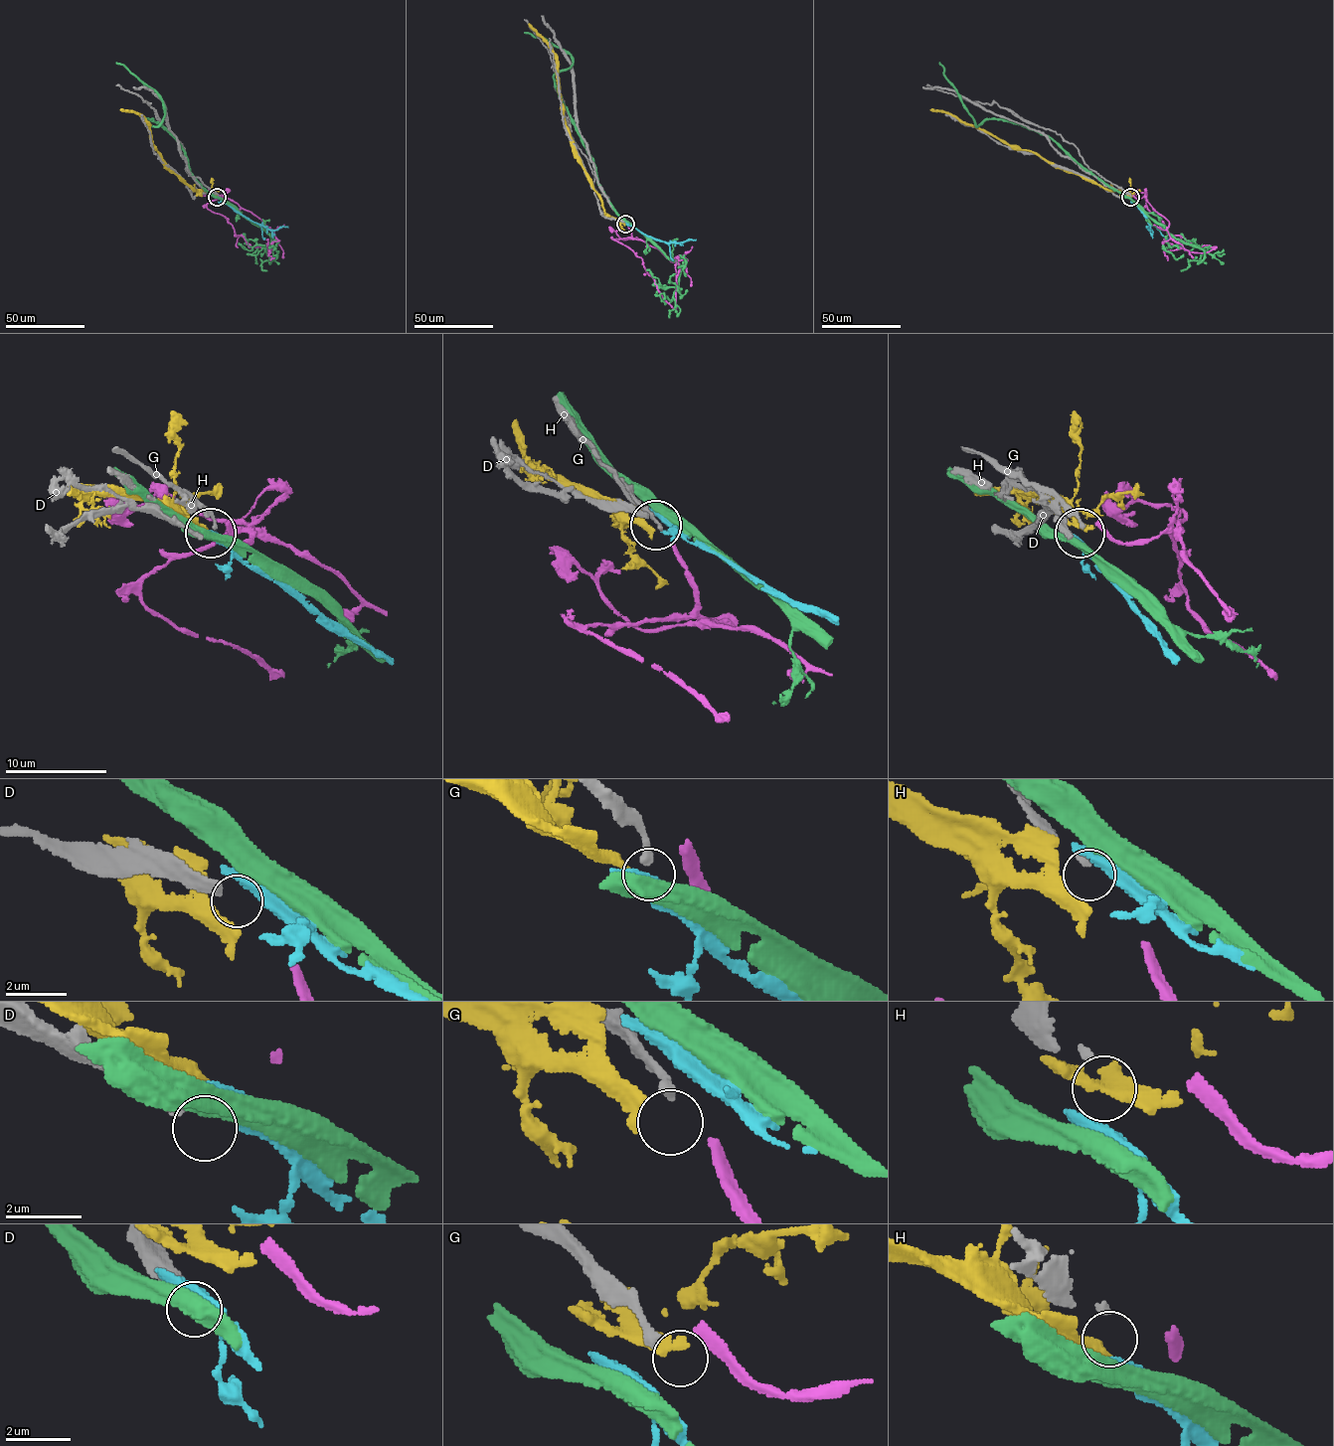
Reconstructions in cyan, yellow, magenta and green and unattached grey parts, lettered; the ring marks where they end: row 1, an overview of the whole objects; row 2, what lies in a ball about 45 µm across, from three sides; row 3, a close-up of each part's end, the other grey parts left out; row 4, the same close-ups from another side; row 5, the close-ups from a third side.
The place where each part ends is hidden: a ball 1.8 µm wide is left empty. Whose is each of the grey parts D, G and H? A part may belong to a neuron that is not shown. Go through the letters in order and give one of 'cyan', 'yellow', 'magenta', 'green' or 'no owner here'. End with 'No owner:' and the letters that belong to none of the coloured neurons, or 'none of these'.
D: no owner here
G: no owner here
H: no owner here
No owner: D, G, H

